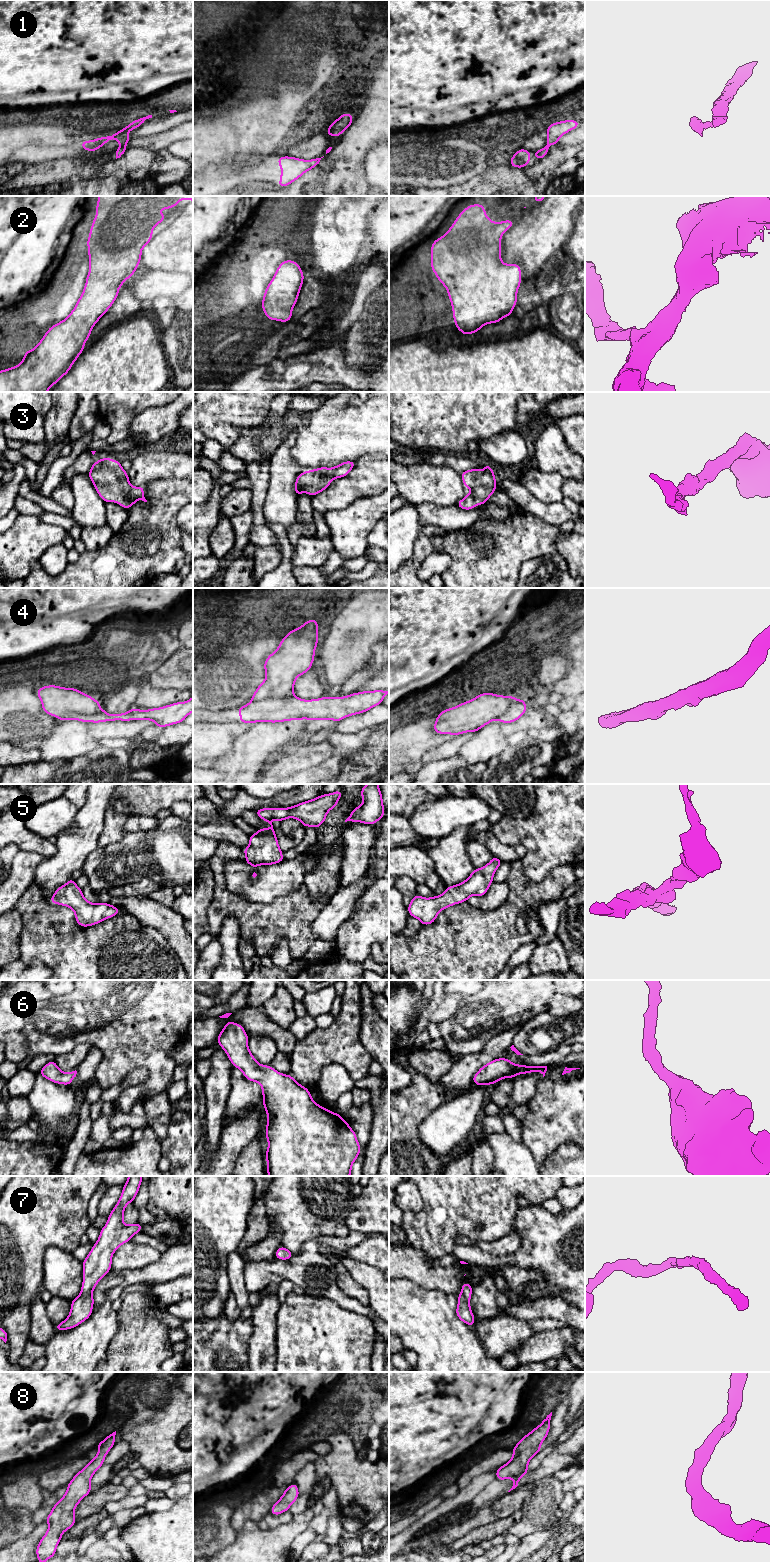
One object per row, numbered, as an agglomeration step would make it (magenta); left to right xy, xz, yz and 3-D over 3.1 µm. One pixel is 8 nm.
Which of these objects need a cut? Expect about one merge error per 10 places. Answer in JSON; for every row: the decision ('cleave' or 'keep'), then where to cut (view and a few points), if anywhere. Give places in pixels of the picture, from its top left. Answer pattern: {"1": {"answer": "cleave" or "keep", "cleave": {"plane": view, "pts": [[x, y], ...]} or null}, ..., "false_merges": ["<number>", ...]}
{"1": {"answer": "cleave", "cleave": {"plane": "xy", "pts": [[124, 145], [120, 147]]}}, "2": {"answer": "keep", "cleave": null}, "3": {"answer": "keep", "cleave": null}, "4": {"answer": "cleave", "cleave": {"plane": "xz", "pts": [[293, 695], [287, 698], [266, 698], [252, 702]]}}, "5": {"answer": "keep", "cleave": null}, "6": {"answer": "keep", "cleave": null}, "7": {"answer": "keep", "cleave": null}, "8": {"answer": "keep", "cleave": null}, "false_merges": ["1", "4"]}

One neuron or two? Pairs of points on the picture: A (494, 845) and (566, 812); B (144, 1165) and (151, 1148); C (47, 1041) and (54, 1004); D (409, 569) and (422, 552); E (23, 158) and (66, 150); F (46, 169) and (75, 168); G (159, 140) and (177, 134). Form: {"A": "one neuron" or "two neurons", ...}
{"A": "two neurons", "B": "one neuron", "C": "one neuron", "D": "one neuron", "E": "one neuron", "F": "one neuron", "G": "one neuron"}

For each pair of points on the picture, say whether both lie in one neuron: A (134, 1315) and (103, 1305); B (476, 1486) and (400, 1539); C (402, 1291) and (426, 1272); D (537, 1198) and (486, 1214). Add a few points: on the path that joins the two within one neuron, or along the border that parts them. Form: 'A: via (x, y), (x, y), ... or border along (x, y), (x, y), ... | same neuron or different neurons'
A: border along (117, 1313), (118, 1330), (113, 1336) | different neurons
B: via (457, 1500), (419, 1524) | same neuron
C: border along (399, 1278), (411, 1280), (425, 1288), (436, 1289) | different neurons
D: via (524, 1190), (510, 1190), (499, 1201) | same neuron

